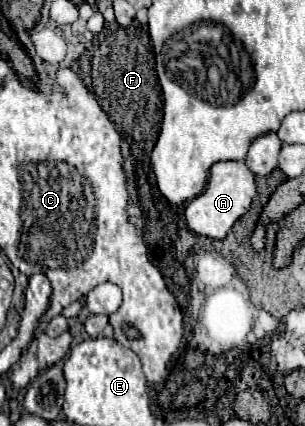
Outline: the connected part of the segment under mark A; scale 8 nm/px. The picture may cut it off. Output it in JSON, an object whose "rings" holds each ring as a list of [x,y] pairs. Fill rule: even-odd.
{"rings":[[[217,162],[209,170],[209,182],[205,192],[201,192],[185,206],[187,224],[195,234],[201,234],[213,240],[223,240],[231,230],[231,226],[249,210],[255,194],[257,194],[255,176],[253,172],[249,172],[245,162]]]}

